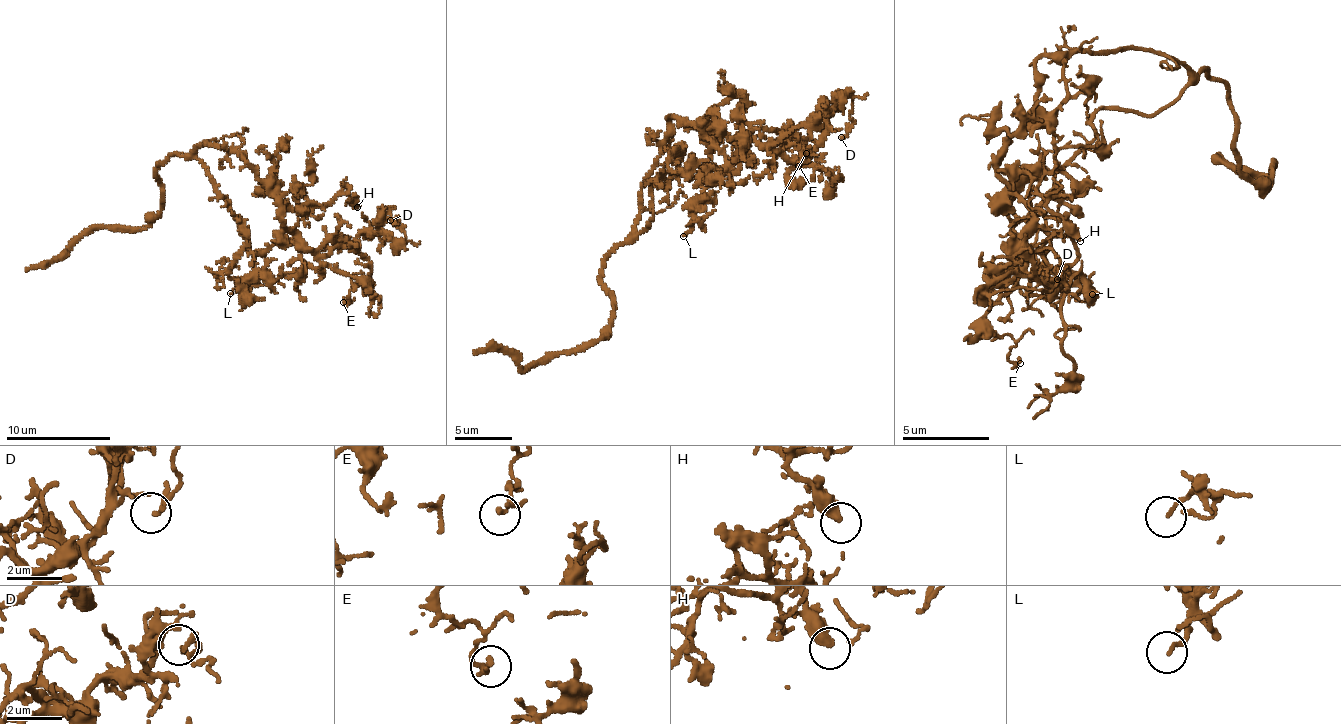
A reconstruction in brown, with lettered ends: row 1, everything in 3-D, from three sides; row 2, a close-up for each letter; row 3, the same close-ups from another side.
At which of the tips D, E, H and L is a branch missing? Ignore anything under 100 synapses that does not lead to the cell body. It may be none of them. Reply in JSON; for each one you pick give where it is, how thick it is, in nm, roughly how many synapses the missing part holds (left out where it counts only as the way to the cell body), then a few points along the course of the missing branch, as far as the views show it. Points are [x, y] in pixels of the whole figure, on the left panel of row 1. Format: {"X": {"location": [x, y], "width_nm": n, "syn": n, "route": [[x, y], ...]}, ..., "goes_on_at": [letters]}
{"goes_on_at": []}

